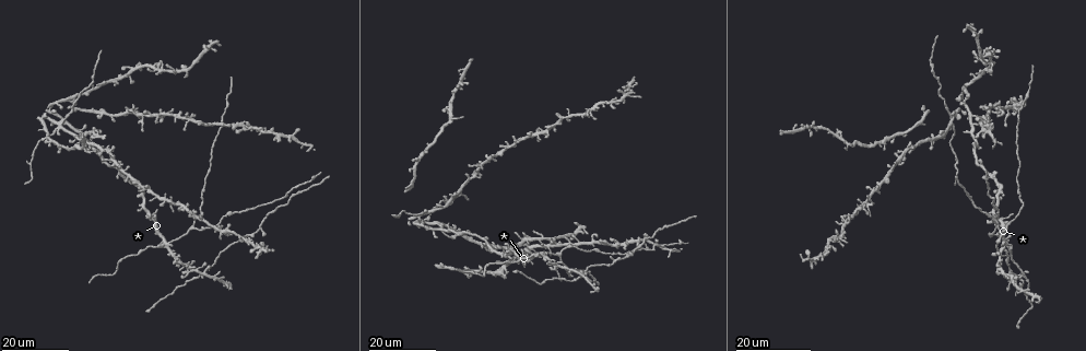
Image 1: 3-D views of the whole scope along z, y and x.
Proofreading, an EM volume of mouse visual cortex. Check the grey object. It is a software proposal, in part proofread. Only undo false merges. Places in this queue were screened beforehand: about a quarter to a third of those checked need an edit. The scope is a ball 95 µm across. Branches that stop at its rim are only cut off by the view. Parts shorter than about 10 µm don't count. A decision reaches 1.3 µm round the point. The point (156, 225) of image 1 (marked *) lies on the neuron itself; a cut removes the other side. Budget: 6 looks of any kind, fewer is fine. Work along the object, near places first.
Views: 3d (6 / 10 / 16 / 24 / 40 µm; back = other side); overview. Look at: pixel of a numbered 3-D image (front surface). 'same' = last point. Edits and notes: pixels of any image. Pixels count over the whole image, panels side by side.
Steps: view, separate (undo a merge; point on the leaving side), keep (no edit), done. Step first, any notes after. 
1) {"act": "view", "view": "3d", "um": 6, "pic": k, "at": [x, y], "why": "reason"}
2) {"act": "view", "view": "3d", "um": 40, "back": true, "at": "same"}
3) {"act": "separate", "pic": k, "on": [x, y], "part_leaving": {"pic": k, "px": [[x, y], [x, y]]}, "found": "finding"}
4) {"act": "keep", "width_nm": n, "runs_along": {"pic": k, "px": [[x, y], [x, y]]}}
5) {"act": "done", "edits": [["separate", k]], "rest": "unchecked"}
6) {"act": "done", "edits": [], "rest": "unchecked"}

{"act": "view", "view": "3d", "um": 16, "pic": 1, "at": [248, 235], "why": "three arms meet"}

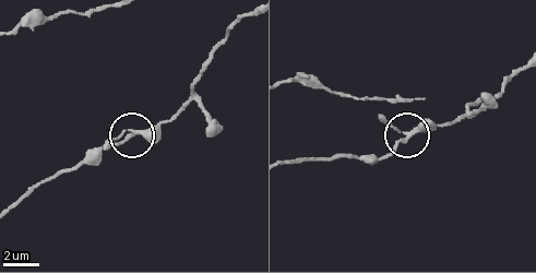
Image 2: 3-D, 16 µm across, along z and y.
{"act": "view", "view": "3d", "um": 10, "pic": 2, "at": [130, 137]}

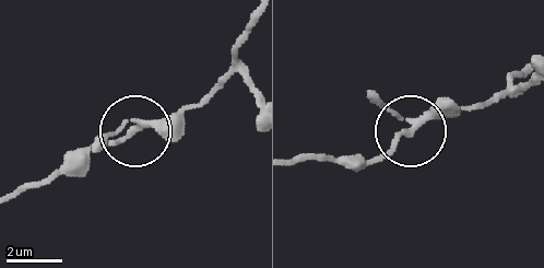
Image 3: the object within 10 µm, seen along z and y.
{"act": "keep", "arms": 3, "runs_along": {"pic": 3, "px": [[292, 163], [312, 155], [376, 158], [425, 123], [472, 106]]}, "found": "one neuron here"}

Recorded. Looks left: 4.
{"act": "view", "view": "3d", "um": 16, "pic": 1, "at": [204, 266], "why": "sudden change in width"}

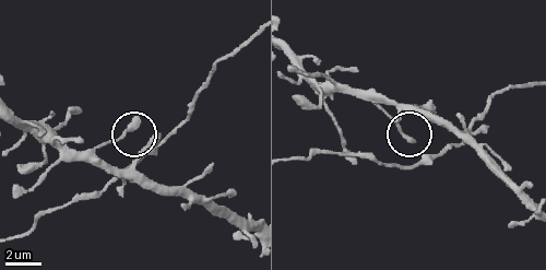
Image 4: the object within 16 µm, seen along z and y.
{"act": "view", "view": "3d", "um": 6, "pic": 4, "at": [128, 131]}

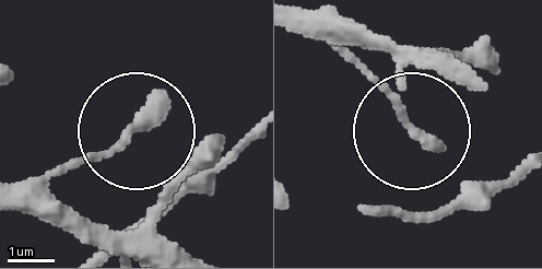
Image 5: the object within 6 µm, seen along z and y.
{"act": "keep", "width_nm": 200, "runs_along": {"pic": 5, "px": [[21, 180], [138, 133], [204, 188]]}, "found": "all the same neuron"}

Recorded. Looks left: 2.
{"act": "view", "view": "3d", "um": 24, "pic": 1, "at": [951, 119], "why": "three arms meet"}

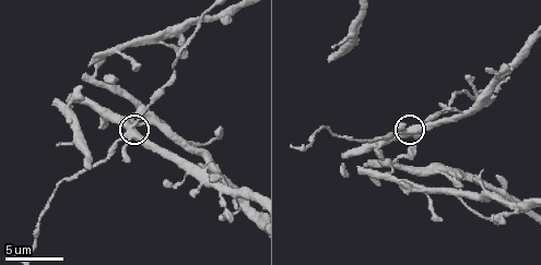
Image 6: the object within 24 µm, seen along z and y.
{"act": "view", "view": "3d", "um": 10, "pic": 6, "at": [135, 128], "why": "closer look"}

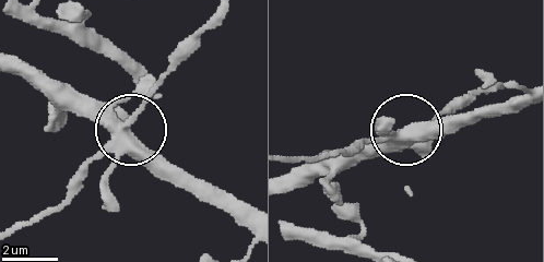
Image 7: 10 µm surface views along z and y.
{"act": "keep", "width_nm": 370, "found": "one neuron here"}

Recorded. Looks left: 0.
{"act": "done", "edits": [], "rest": "unchecked"}

